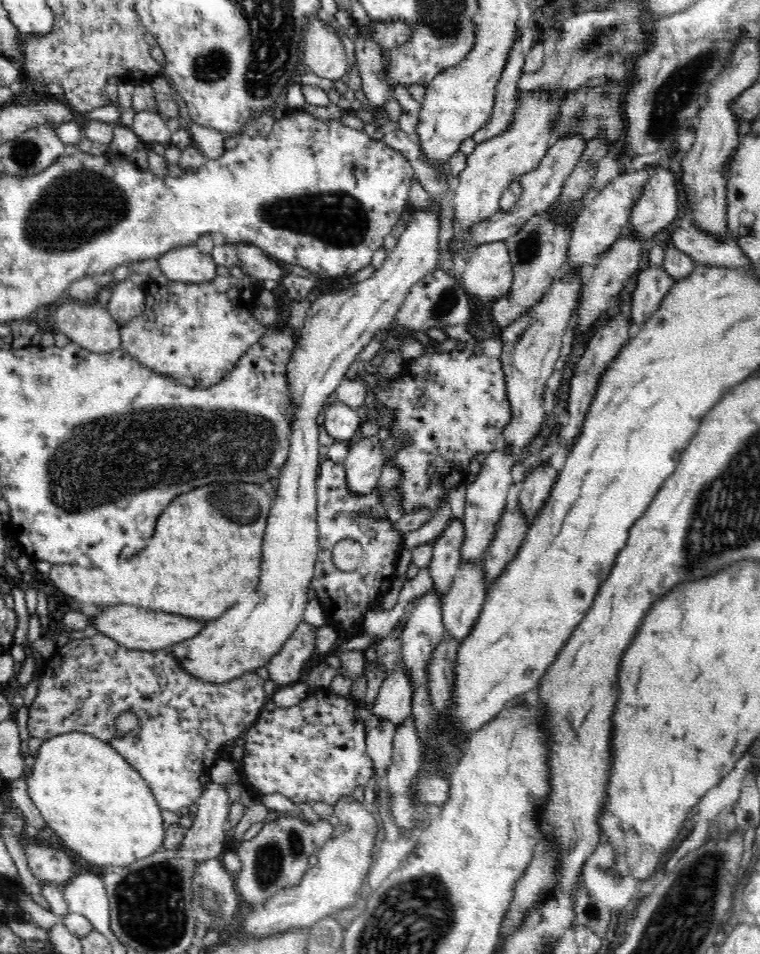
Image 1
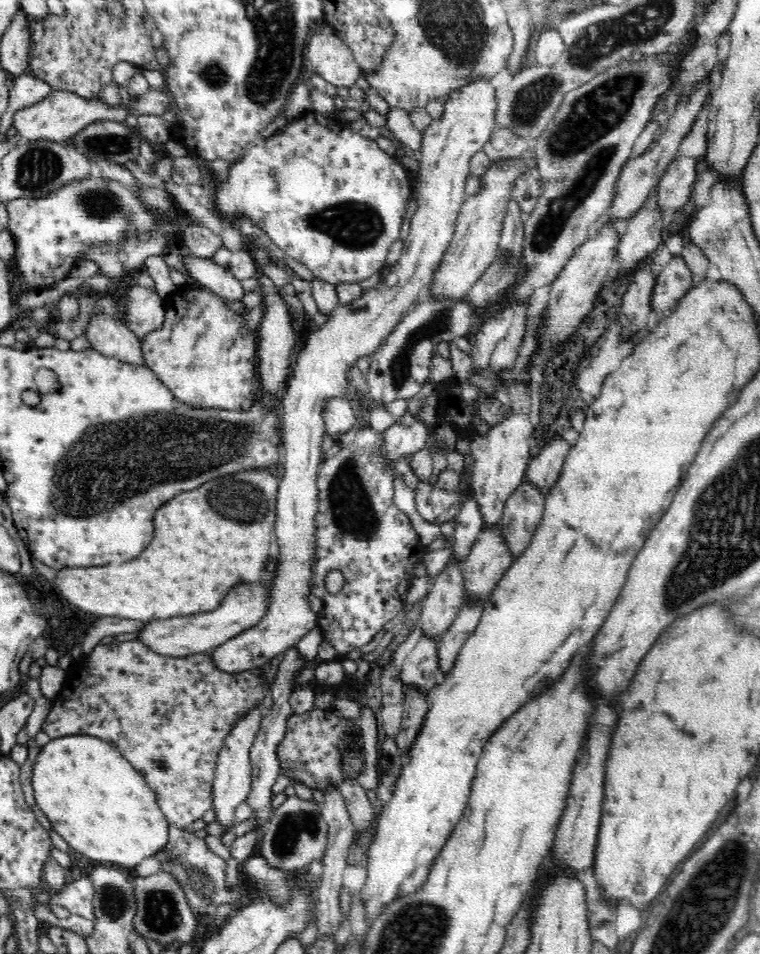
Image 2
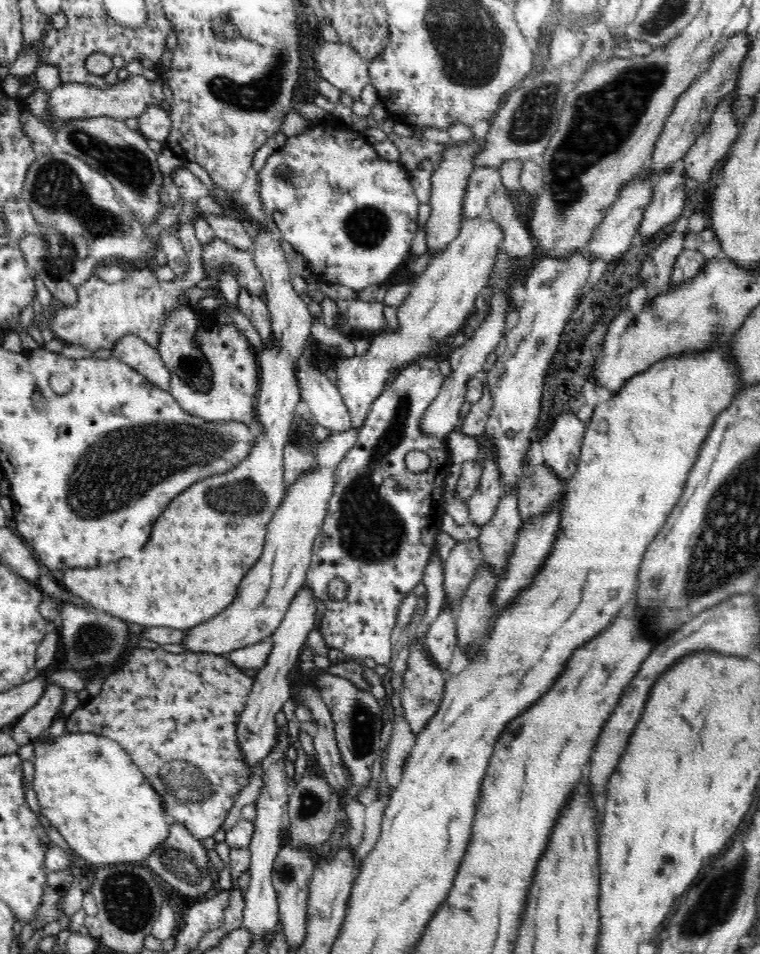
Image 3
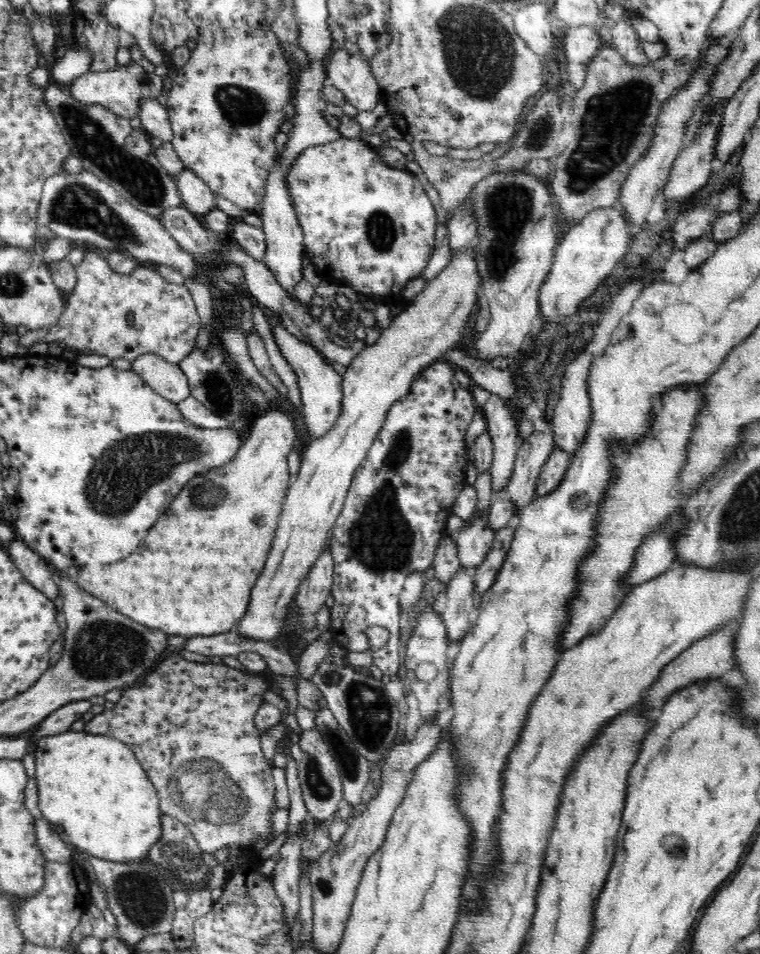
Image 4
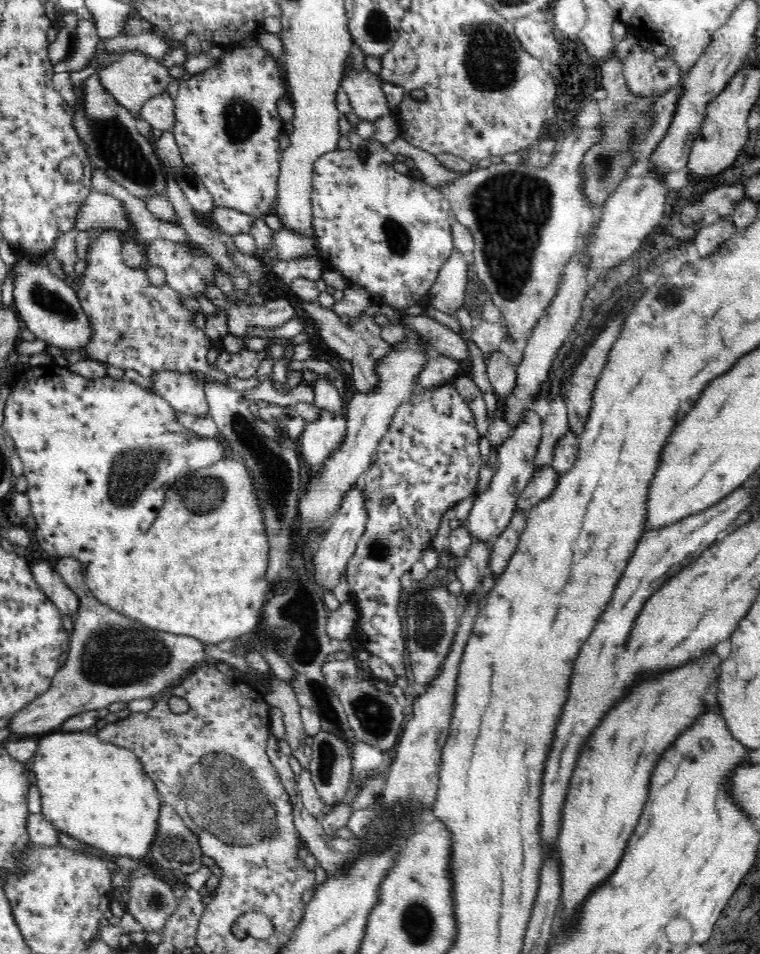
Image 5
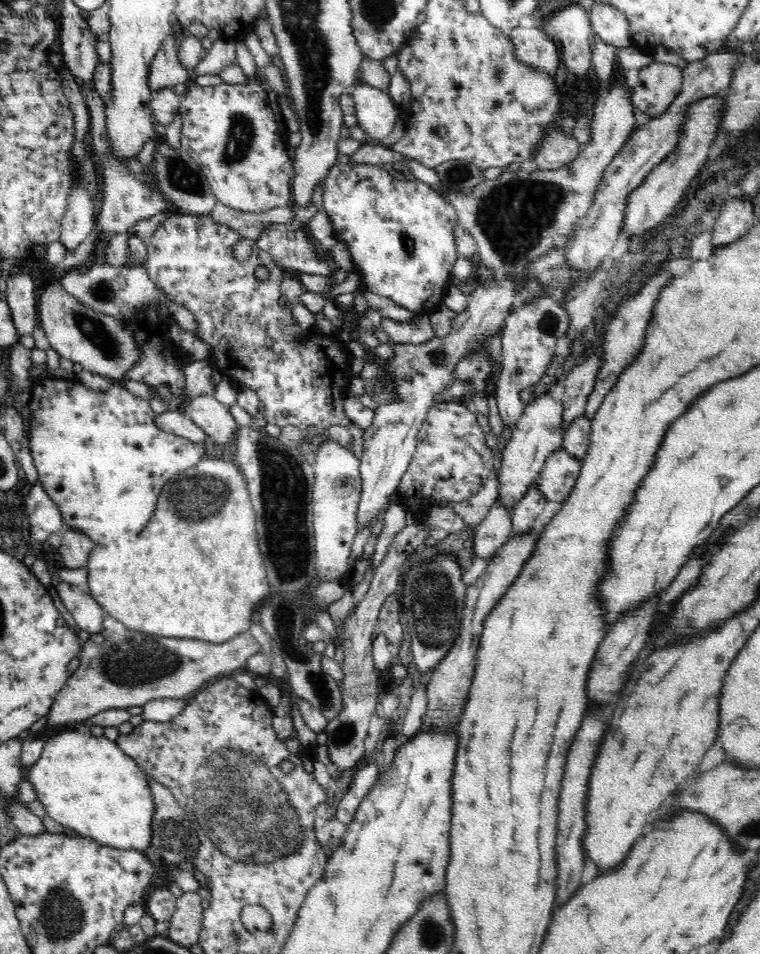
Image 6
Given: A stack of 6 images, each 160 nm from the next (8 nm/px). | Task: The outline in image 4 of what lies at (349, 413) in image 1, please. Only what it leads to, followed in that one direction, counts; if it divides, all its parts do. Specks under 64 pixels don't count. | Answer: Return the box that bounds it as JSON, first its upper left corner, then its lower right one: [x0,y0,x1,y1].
[271,324,342,440]

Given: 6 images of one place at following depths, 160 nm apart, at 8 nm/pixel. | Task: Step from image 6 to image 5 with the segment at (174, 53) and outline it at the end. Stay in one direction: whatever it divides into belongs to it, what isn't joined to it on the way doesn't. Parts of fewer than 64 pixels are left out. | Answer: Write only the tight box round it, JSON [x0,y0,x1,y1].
[96,50,173,118]

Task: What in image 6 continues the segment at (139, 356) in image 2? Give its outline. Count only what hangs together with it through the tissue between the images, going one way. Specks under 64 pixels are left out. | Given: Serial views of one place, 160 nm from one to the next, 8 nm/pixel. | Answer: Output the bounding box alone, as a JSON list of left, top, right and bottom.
[178,394,237,450]

